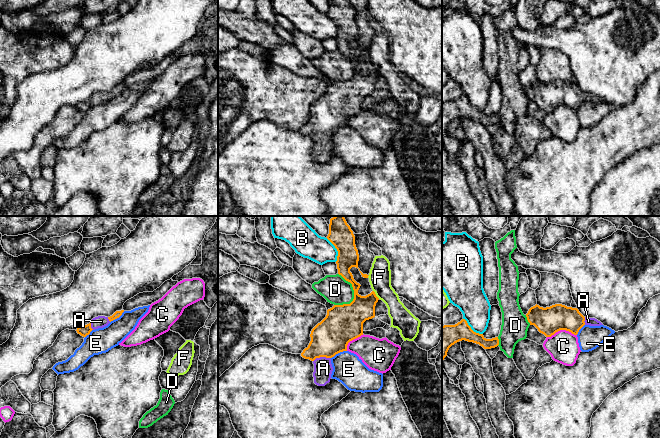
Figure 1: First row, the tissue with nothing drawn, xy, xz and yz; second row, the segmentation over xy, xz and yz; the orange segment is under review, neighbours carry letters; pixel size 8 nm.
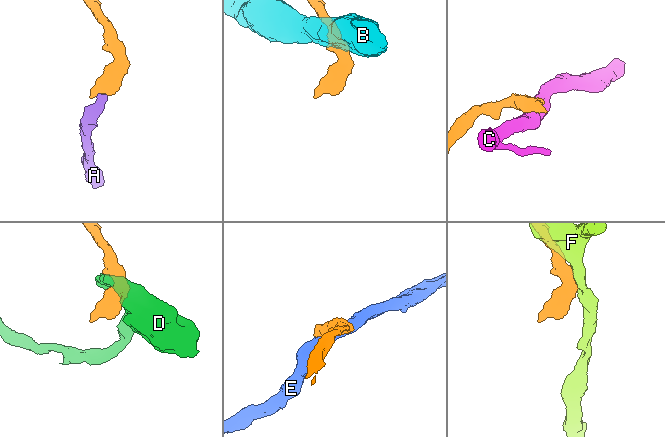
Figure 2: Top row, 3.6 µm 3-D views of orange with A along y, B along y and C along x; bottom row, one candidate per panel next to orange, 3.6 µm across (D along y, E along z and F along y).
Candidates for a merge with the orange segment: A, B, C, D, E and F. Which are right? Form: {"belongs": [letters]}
{"belongs": ["A"]}

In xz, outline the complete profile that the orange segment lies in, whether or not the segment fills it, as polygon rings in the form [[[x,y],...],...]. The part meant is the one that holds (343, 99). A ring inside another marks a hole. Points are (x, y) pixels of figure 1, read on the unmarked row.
[[[329,0],[327,15],[338,27],[338,50],[352,60],[354,75],[350,80],[334,81],[327,86],[326,93],[311,107],[311,117],[301,132],[314,140],[314,159],[325,162],[330,158],[333,143],[331,134],[347,127],[350,117],[363,111],[363,99],[375,93],[375,82],[379,74],[372,67],[366,72],[358,70],[357,59],[350,45],[358,44],[359,30],[355,12],[348,0]]]

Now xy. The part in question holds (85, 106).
[[[124,86],[116,87],[112,92],[105,93],[105,92],[98,92],[91,96],[91,98],[85,102],[80,102],[77,104],[77,109],[80,110],[83,113],[86,113],[90,110],[92,106],[103,104],[107,102],[111,97],[119,94]]]

